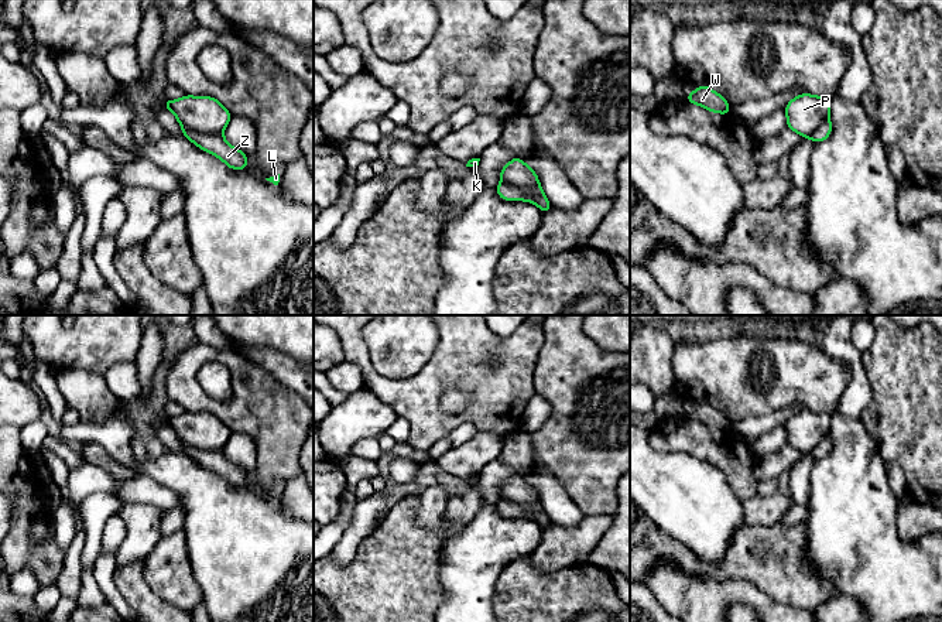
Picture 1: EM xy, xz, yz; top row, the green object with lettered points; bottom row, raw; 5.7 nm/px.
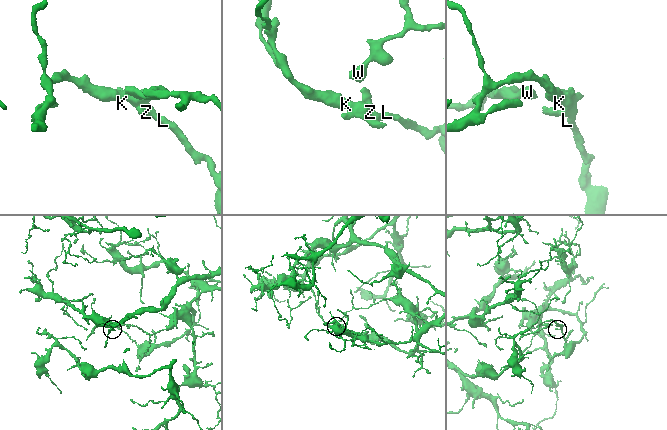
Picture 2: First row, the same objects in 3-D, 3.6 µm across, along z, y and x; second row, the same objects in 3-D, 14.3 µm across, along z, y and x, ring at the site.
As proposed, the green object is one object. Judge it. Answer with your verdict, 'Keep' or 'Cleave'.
Cleave

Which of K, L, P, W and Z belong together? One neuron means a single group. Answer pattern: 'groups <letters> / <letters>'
groups K P / L W Z

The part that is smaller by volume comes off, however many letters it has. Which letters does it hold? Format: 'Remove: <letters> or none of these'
Remove: K, P

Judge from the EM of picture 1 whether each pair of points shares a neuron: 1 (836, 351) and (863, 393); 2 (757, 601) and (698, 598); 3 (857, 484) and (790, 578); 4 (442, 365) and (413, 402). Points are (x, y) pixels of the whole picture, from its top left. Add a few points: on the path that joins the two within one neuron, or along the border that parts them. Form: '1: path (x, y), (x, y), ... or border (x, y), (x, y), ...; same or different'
1: path (849, 356), (855, 362), (857, 380); same
2: path (743, 595), (719, 595), (712, 598); same
3: border (802, 525), (808, 564), (815, 573), (828, 580); different
4: path (439, 373), (421, 393); same

